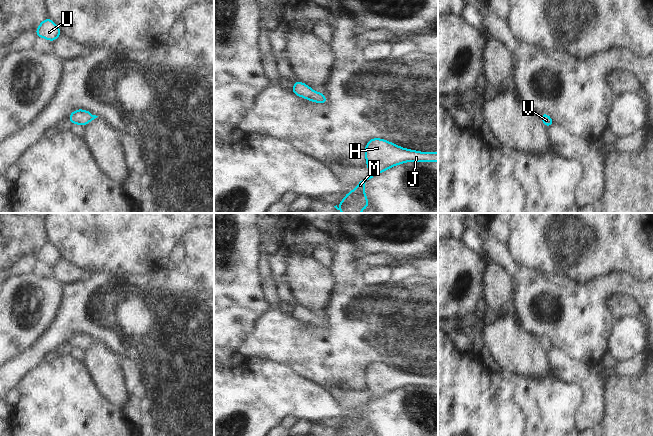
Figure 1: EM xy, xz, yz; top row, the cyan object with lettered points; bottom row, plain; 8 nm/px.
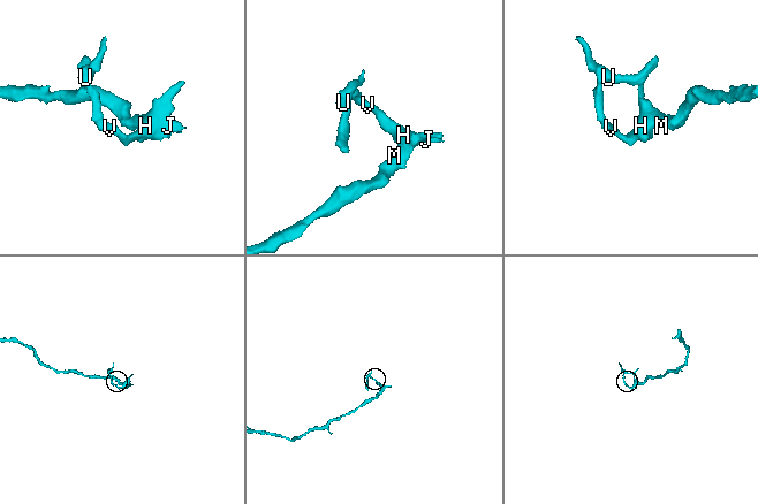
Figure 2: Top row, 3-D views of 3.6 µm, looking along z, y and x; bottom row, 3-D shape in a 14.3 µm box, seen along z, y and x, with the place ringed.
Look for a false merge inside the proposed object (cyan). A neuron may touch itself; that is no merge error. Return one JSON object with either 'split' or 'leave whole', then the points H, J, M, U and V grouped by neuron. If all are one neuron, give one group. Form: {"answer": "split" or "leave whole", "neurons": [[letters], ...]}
{"answer": "leave whole", "neurons": [["H", "J", "M", "U", "V"]]}

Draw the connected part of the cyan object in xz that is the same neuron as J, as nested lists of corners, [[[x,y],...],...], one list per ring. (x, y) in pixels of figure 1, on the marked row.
[[[381,138],[368,140],[364,153],[369,170],[368,177],[360,181],[355,189],[345,194],[345,198],[334,206],[342,213],[360,213],[363,209],[368,209],[369,201],[365,195],[364,187],[366,181],[375,175],[404,162],[438,161],[437,152],[409,150]]]

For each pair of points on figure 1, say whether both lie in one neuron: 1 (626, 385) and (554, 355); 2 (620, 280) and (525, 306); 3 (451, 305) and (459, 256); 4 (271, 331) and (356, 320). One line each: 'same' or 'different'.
1: different
2: same
3: same
4: same

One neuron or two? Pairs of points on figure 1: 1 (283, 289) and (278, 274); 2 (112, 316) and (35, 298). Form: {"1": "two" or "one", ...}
{"1": "one", "2": "two"}

